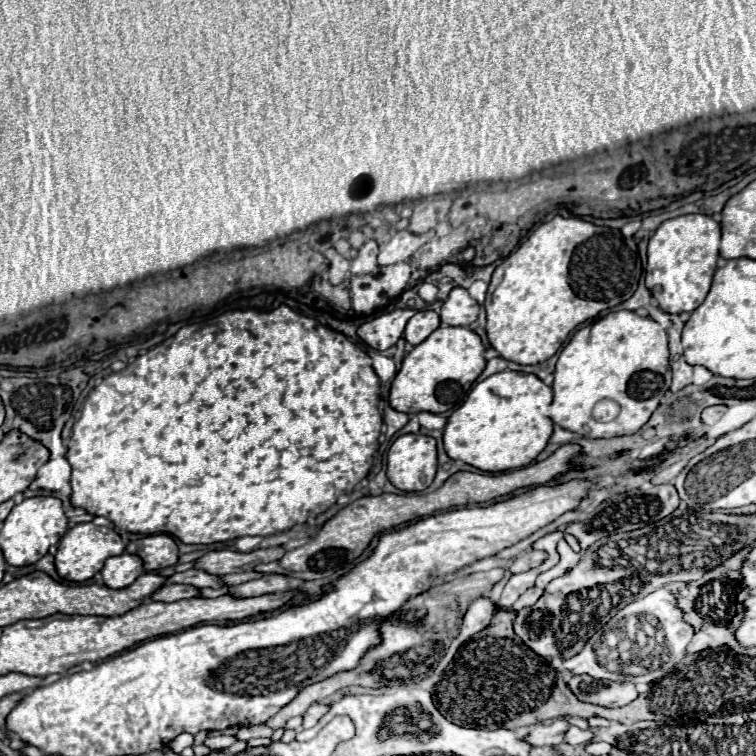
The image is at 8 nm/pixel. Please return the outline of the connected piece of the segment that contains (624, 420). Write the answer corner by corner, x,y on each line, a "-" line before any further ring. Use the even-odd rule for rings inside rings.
618,310
594,320
592,324
580,328
560,352
554,372
554,384
552,384
554,402
550,404
550,418
554,420
554,424
562,426
564,430
588,438
614,438
614,436
638,432
648,422
652,412
658,408
660,398
670,390
672,376
670,376
668,358
670,352
668,352
666,330
662,330
660,324
656,324
652,318
642,318
630,310
-
604,398
618,402
622,410
614,412
614,416
592,418
592,408
596,406
596,402

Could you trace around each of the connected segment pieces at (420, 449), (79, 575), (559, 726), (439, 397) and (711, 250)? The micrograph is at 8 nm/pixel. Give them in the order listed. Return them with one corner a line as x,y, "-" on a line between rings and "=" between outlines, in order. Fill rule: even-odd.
402,434
388,450
388,480
402,492
422,492
436,476
436,440
=
92,522
76,524
74,528
70,528
62,536
62,540
58,544
56,572
66,582
86,582
86,580
94,578
96,572
102,570
102,566
108,560
108,556
120,556
124,550
126,550
126,544
122,542
120,534
114,528
96,526
=
554,720
554,724
550,724
550,726
536,724
534,728
530,728
526,732
526,740
530,740
532,748
538,748
538,746
556,746
556,744
562,742
566,728
568,728
566,720
=
440,326
422,344
414,346
410,354
406,354
390,388
390,406
408,416
420,412
452,412
462,404
462,400
466,400
484,366
484,344
476,332
470,328
=
688,214
666,220
648,242
646,286
658,306
670,314
694,312
710,292
720,250
720,224
706,214
-
656,286
660,290
656,290

